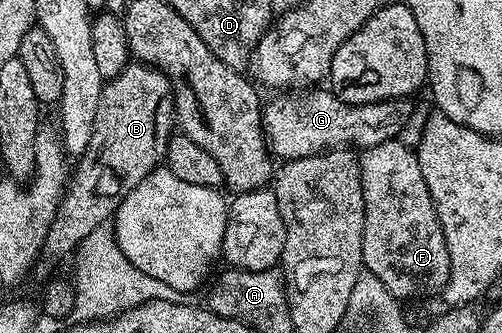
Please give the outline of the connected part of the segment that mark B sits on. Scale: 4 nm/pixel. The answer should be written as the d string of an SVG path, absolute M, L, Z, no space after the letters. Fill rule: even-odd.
M132 61L118 77L105 82L98 97L98 113L94 113L94 137L90 137L86 153L79 156L80 164L73 175L71 172L54 221L50 221L42 252L45 260L69 258L83 239L115 216L120 202L161 166L176 126L172 82L157 67Z

